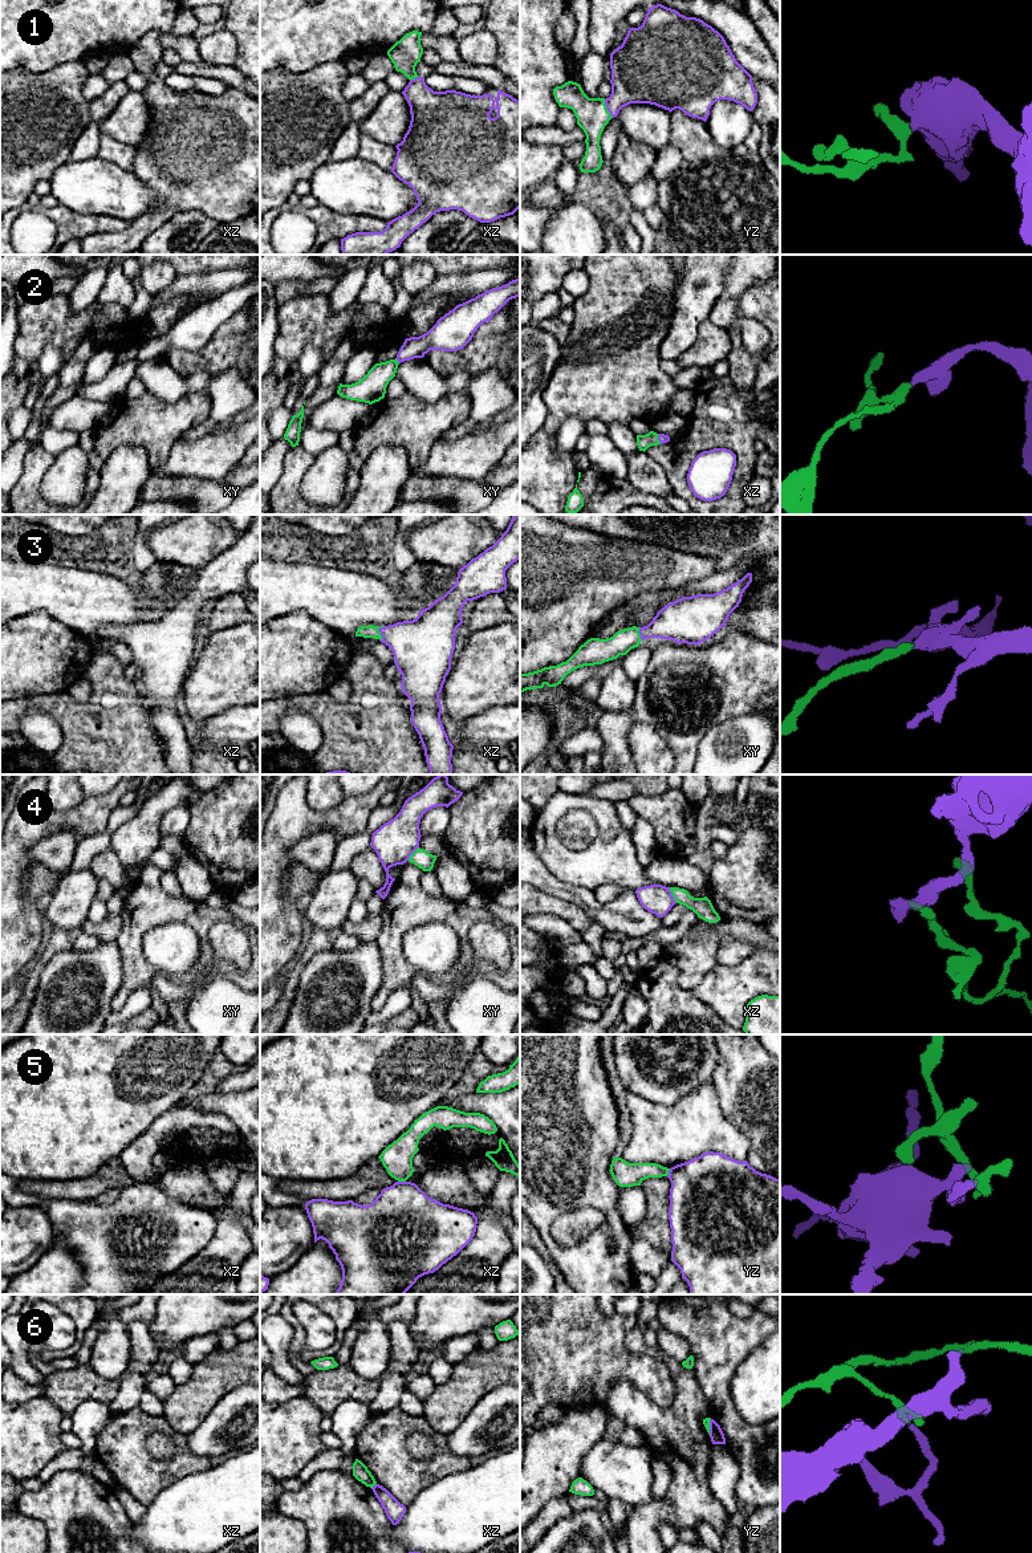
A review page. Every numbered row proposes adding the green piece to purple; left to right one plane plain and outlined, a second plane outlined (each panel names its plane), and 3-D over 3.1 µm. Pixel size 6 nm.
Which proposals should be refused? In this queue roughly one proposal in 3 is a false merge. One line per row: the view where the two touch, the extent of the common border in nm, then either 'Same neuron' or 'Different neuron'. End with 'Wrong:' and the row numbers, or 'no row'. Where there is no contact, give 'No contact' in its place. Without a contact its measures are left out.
1: Touches purple in yz. Shared border 120 nm. Same neuron
2: Touches purple in xy. Shared border 40 nm. Same neuron
3: Touches purple in xz. Shared border 90 nm. Same neuron
4: Touches purple in xz. Shared border 110 nm. Different neuron
5: Touches purple in xz. Shared border 50 nm. Different neuron
6: Touches purple in xz. Shared border 50 nm. Different neuron
Wrong: 4, 5, 6

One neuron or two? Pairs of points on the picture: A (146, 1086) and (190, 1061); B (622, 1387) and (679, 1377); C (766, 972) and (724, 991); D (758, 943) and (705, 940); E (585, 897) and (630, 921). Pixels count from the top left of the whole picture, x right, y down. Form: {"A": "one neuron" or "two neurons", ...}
{"A": "one neuron", "B": "one neuron", "C": "one neuron", "D": "two neurons", "E": "one neuron"}

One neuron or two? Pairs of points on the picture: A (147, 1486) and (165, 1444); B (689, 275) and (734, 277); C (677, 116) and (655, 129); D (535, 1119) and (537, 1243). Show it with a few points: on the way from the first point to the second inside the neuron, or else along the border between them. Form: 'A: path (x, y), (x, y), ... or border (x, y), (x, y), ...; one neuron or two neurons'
A: border (145, 1440), (153, 1455), (170, 1456), (177, 1451); two neurons
B: border (728, 268), (724, 275), (724, 291), (712, 307); two neurons
C: border (671, 113), (669, 142); two neurons
D: border (533, 1224), (552, 1259); two neurons

